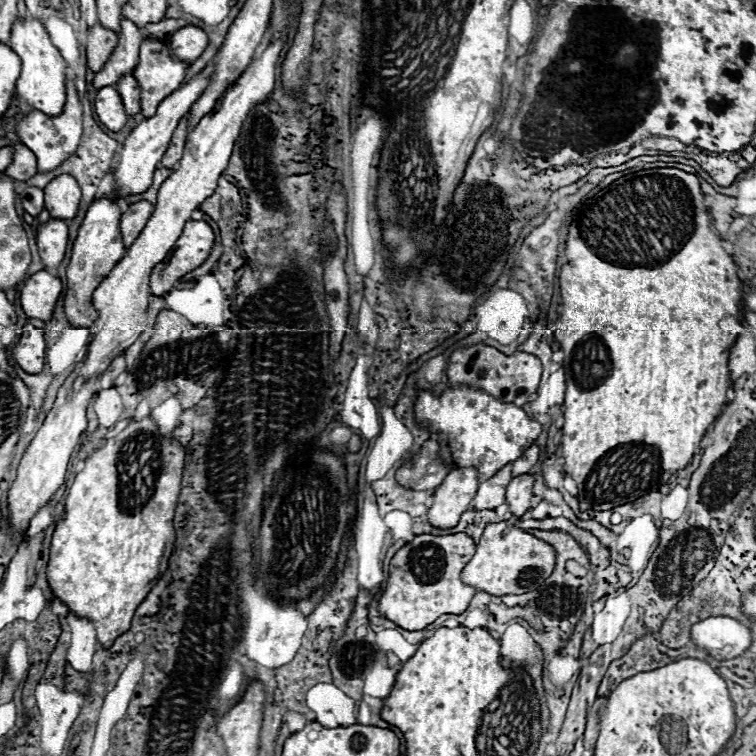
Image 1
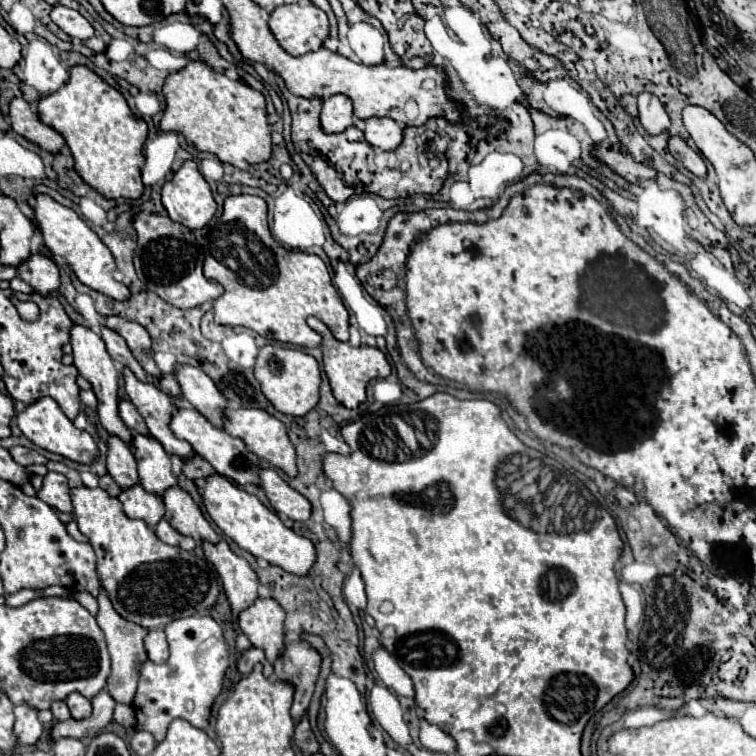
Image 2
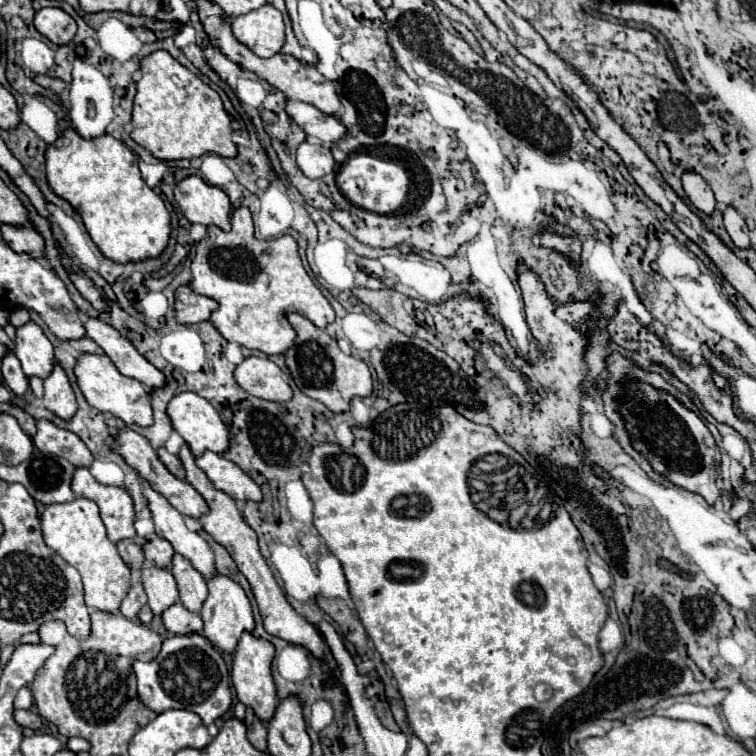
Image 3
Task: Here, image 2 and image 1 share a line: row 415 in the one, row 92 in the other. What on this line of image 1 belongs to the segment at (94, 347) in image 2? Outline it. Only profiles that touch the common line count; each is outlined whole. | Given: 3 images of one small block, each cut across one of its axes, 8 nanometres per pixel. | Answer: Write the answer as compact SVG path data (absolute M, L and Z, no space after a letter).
M104 86L98 90L96 100L94 100L94 108L96 108L100 122L114 132L122 130L122 126L128 120L124 106L122 106L122 98L114 86Z

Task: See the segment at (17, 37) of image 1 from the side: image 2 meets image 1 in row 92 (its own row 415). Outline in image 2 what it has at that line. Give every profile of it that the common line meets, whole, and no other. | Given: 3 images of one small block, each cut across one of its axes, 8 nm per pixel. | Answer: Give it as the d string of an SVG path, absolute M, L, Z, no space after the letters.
M42 398L30 406L26 406L24 412L20 412L16 416L16 422L18 422L18 428L22 430L22 434L34 442L36 446L48 450L48 452L54 452L54 454L60 454L72 462L80 462L80 464L90 464L96 456L98 456L98 448L96 448L96 442L92 440L92 436L84 430L78 430L68 418L66 414L60 410L60 406L50 400L50 398Z

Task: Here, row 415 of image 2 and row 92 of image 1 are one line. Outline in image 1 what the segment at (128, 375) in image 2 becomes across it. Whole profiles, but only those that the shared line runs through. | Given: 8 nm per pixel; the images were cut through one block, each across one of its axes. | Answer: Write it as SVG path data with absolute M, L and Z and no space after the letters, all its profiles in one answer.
M144 40L140 46L140 60L134 68L134 78L140 86L140 116L154 116L158 104L178 90L184 74L184 62L174 62L170 56L170 42Z

